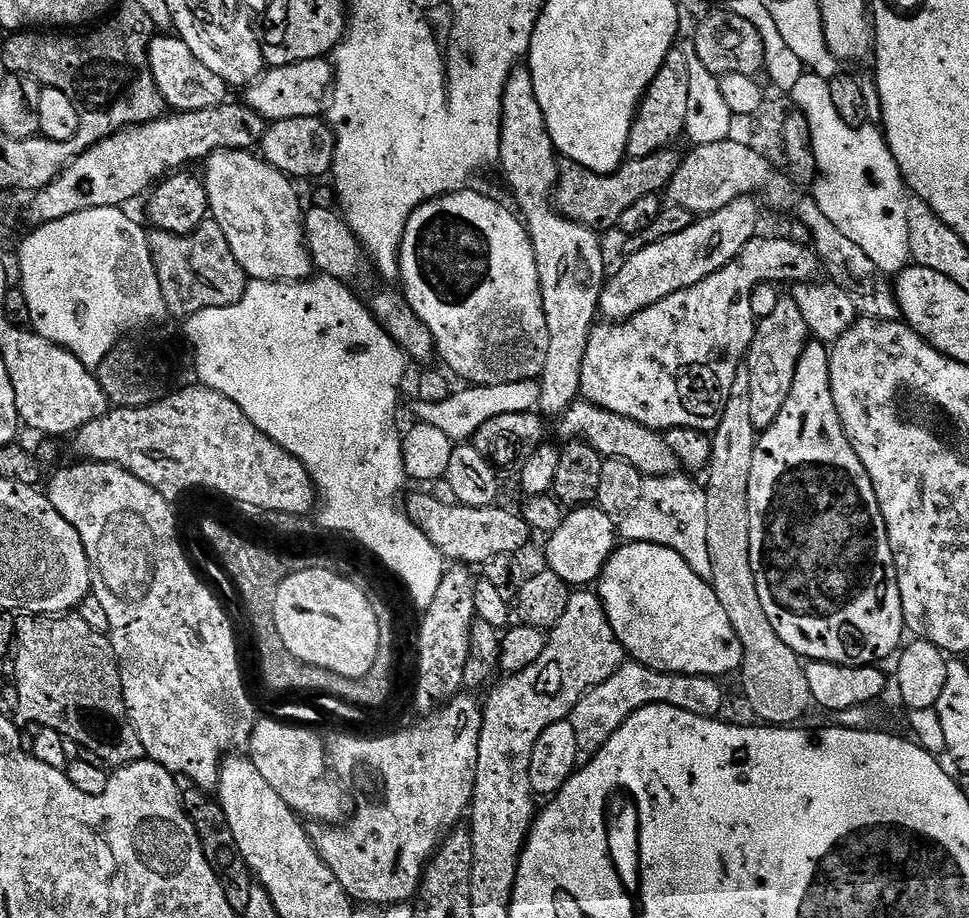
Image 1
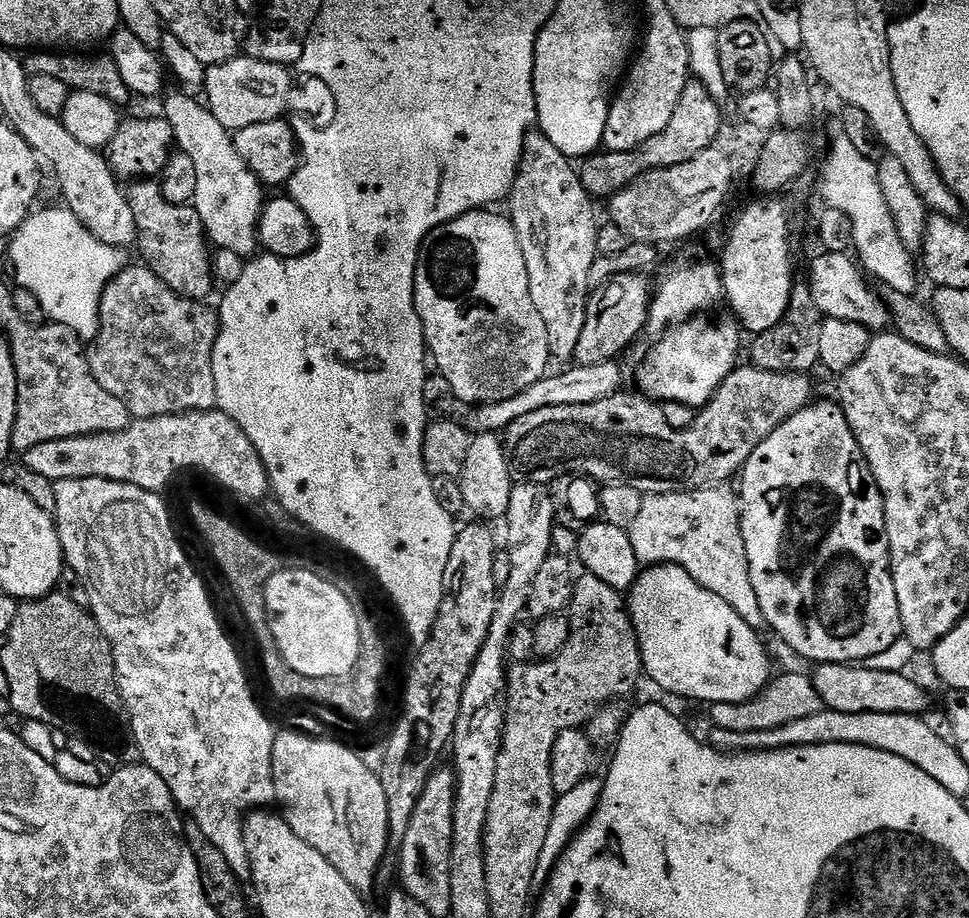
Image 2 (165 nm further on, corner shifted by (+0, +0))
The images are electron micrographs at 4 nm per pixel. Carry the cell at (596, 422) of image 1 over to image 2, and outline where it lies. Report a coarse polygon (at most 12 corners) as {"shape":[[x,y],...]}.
{"shape":[[738,366],[686,430],[621,390],[502,433],[513,477],[649,496],[723,485],[813,403]]}

